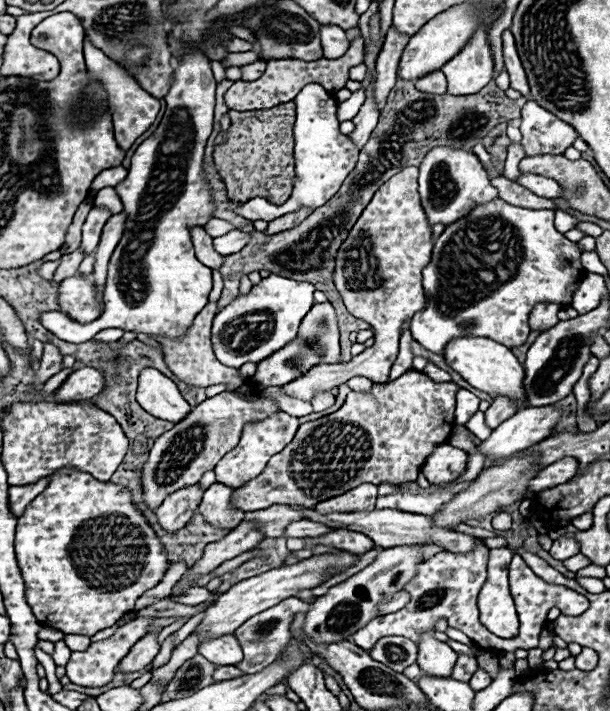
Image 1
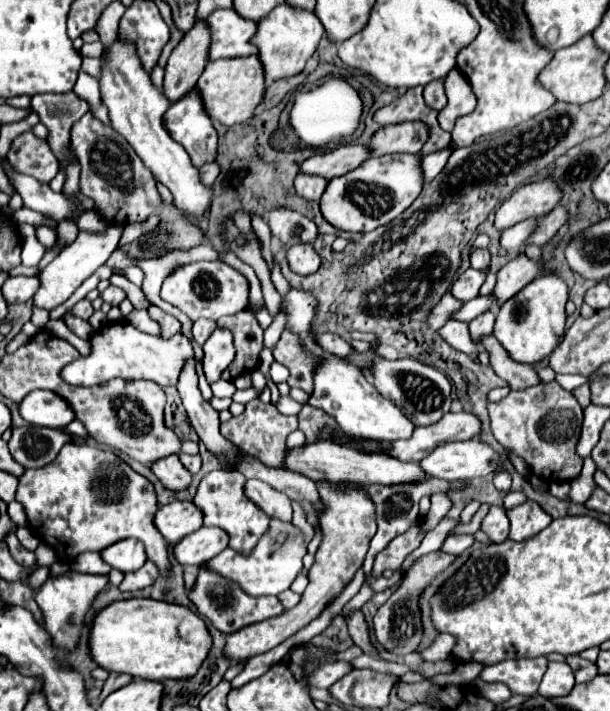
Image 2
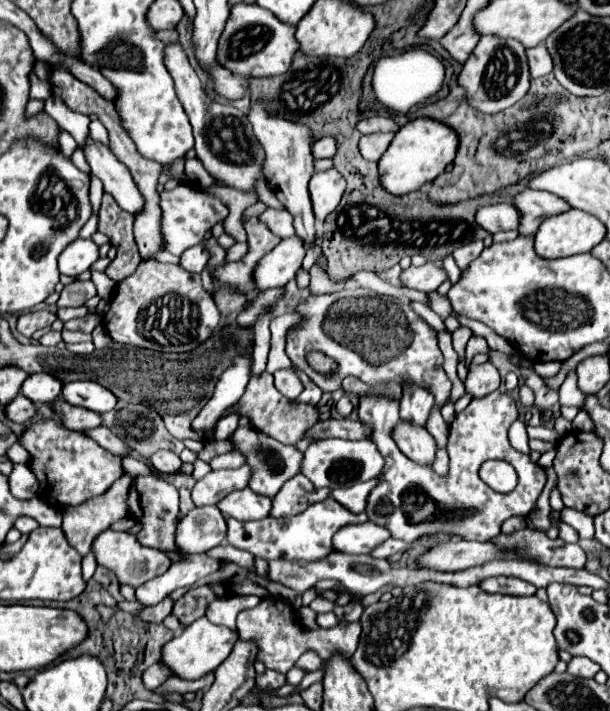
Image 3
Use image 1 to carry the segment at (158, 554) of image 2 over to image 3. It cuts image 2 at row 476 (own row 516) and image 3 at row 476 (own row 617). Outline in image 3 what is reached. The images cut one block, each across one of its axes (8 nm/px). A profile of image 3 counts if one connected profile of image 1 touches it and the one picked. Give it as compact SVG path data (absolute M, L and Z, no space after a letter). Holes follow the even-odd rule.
M50 418L26 426L20 444L28 450L28 466L40 482L38 496L56 510L84 504L86 500L104 494L120 476L124 476L122 460L118 456L104 450L90 436L72 432Z

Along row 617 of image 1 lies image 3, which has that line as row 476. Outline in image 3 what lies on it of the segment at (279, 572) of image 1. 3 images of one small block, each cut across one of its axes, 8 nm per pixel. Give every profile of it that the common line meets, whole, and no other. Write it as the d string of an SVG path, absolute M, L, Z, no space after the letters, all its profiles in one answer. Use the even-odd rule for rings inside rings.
M242 466L236 470L210 472L196 482L192 490L192 500L196 506L214 506L226 494L246 488L250 478L252 478L252 468L248 466Z

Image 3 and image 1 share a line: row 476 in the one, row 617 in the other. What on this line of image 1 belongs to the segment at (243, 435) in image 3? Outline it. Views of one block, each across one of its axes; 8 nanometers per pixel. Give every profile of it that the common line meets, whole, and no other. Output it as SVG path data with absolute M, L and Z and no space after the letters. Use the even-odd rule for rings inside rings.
M284 598L280 604L276 604L276 606L268 608L268 610L264 610L264 612L260 612L260 614L256 614L256 616L252 616L250 620L246 620L234 632L234 636L238 638L238 642L242 646L242 652L244 652L244 660L238 664L238 668L242 672L246 672L246 674L256 674L256 672L268 668L276 660L278 652L290 642L288 626L292 622L292 616L296 612L306 612L308 608L310 608L310 604L306 604L306 602L298 600L298 598Z

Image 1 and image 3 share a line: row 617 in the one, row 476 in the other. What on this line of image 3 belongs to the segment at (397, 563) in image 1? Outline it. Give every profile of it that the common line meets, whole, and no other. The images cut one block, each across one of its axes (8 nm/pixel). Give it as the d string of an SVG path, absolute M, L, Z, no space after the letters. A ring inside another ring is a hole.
M318 440L308 446L304 452L302 462L302 474L316 486L316 488L348 488L358 482L372 480L380 476L384 470L384 458L380 458L380 452L372 440Z

